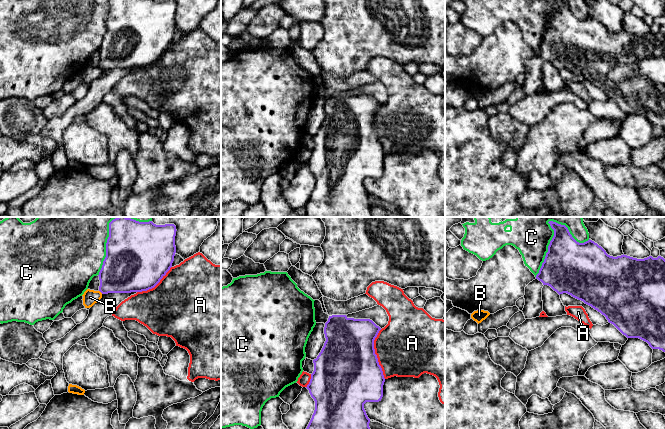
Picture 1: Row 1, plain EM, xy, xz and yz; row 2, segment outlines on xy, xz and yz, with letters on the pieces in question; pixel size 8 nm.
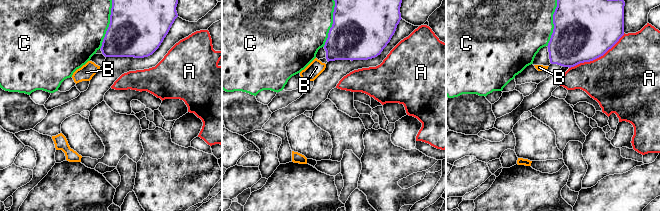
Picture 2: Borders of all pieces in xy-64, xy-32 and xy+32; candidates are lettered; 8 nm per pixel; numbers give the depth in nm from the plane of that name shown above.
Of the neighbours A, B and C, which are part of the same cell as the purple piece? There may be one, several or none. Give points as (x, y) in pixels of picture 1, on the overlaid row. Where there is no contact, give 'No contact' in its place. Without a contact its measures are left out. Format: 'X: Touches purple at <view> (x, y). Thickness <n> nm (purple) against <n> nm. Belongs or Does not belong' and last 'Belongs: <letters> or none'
A: Touches purple at xz (375, 354). Thickness 500 nm (purple) against 480 nm. Does not belong
B: Touches purple at xy (101, 292). Thickness 360 nm (purple) against 120 nm. Does not belong
C: Touches purple at yz (551, 227). Thickness 280 nm (purple) against 320 nm. Does not belong
Belongs: none

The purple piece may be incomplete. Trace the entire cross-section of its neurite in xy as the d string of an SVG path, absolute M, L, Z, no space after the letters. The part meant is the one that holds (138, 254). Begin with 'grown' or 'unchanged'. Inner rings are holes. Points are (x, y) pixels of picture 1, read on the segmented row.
unchanged | M117 217L109 223L106 257L99 272L102 294L154 288L172 267L174 224L156 225Z

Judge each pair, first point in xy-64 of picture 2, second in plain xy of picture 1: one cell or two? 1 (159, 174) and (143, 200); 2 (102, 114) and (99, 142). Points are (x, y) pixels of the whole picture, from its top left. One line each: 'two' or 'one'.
1: two
2: two

